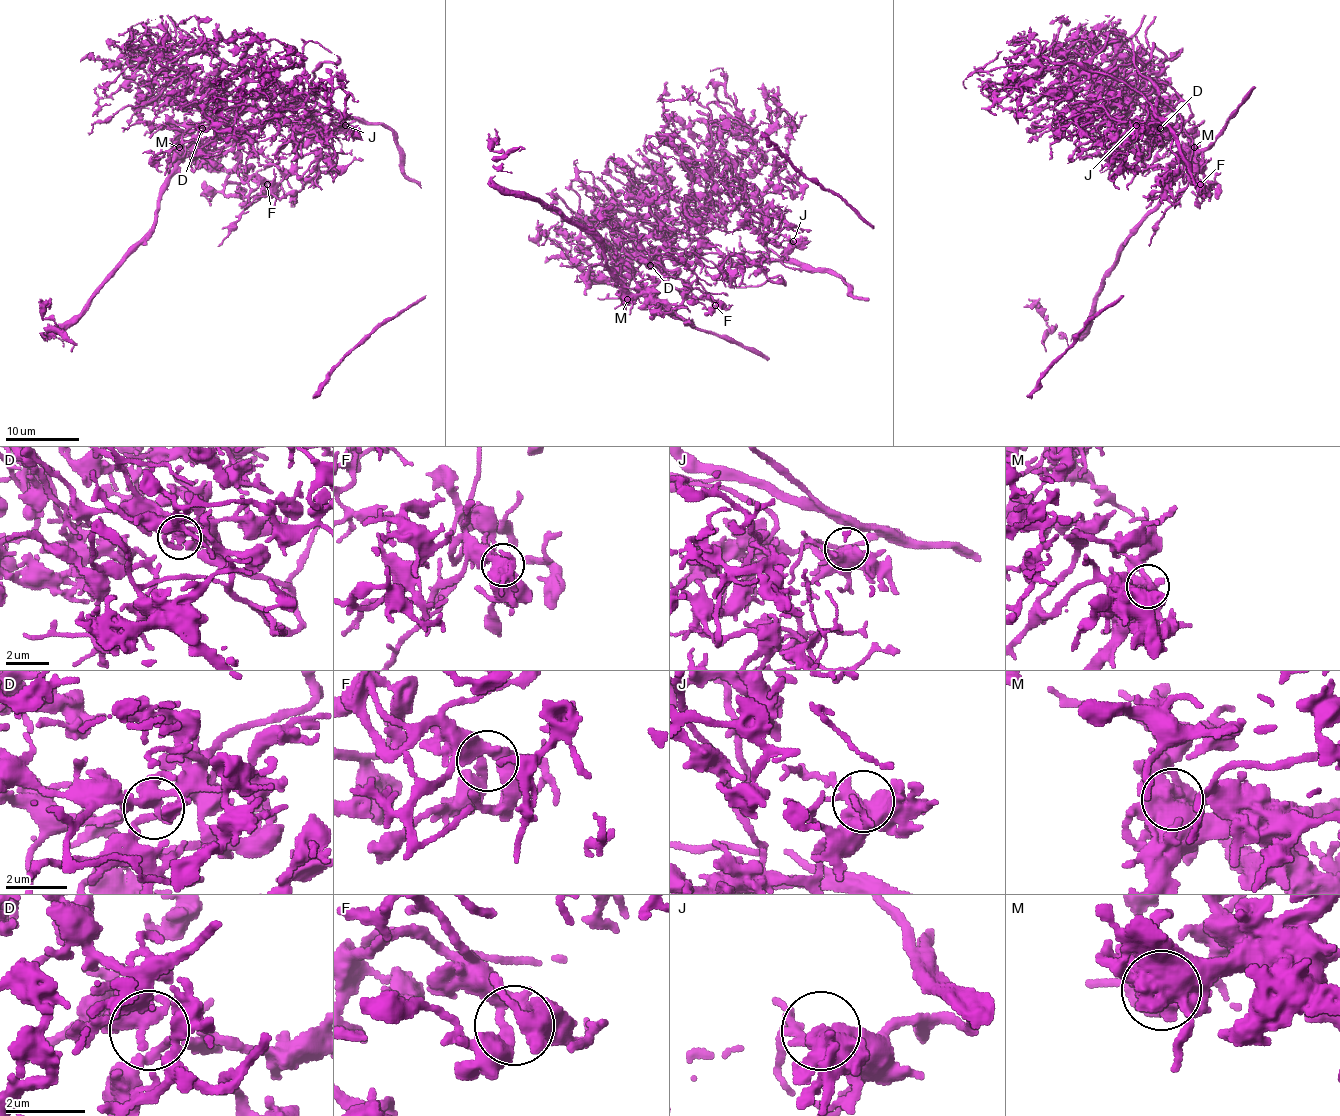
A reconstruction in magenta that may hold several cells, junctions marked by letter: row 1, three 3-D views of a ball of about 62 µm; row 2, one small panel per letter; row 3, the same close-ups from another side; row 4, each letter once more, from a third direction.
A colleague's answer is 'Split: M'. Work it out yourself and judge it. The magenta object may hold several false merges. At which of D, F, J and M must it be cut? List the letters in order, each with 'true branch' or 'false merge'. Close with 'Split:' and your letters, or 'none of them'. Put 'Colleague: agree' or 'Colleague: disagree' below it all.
D: true branch
F: true branch
J: true branch
M: false merge
Split: M
Colleague: agree

